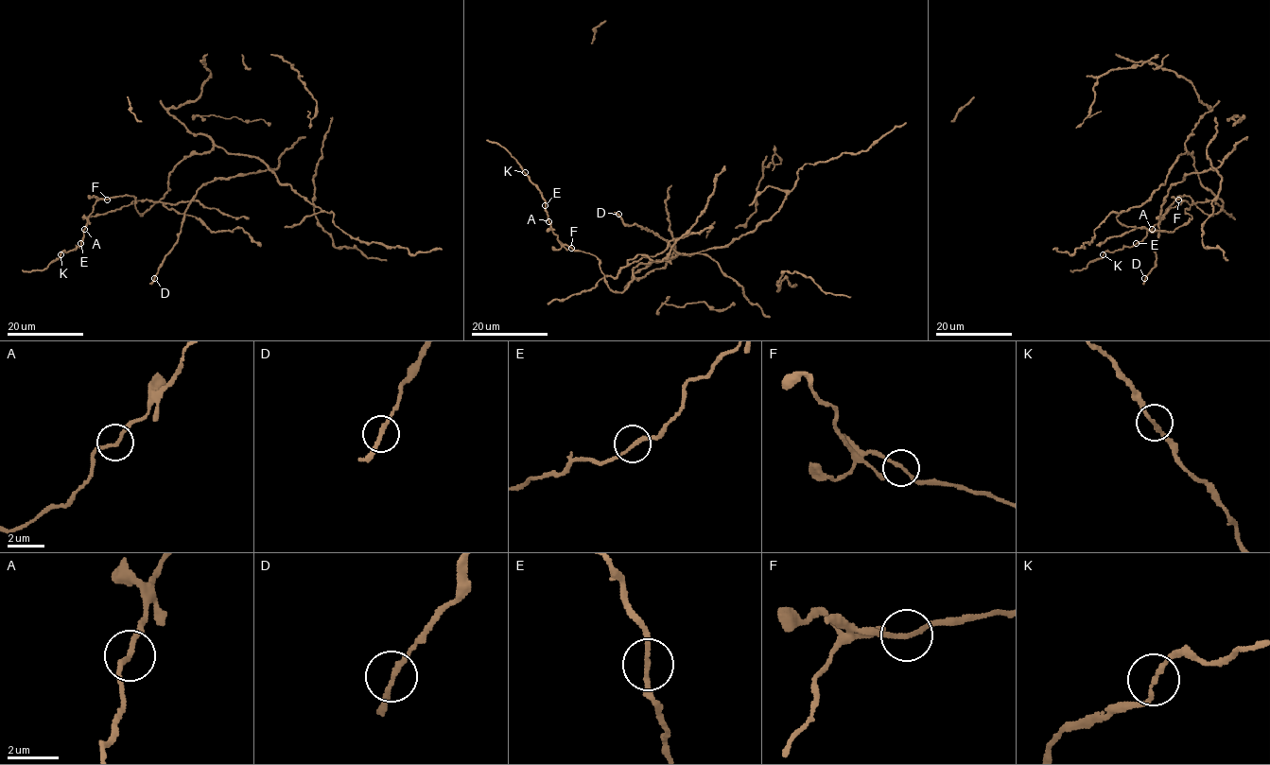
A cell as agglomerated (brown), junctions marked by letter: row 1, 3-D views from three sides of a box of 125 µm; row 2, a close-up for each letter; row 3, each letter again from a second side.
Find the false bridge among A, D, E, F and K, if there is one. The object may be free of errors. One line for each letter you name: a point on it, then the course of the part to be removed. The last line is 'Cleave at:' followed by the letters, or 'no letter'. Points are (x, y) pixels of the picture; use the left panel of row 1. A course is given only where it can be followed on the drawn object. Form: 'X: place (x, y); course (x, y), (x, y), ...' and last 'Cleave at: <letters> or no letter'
Cleave at: no letter

